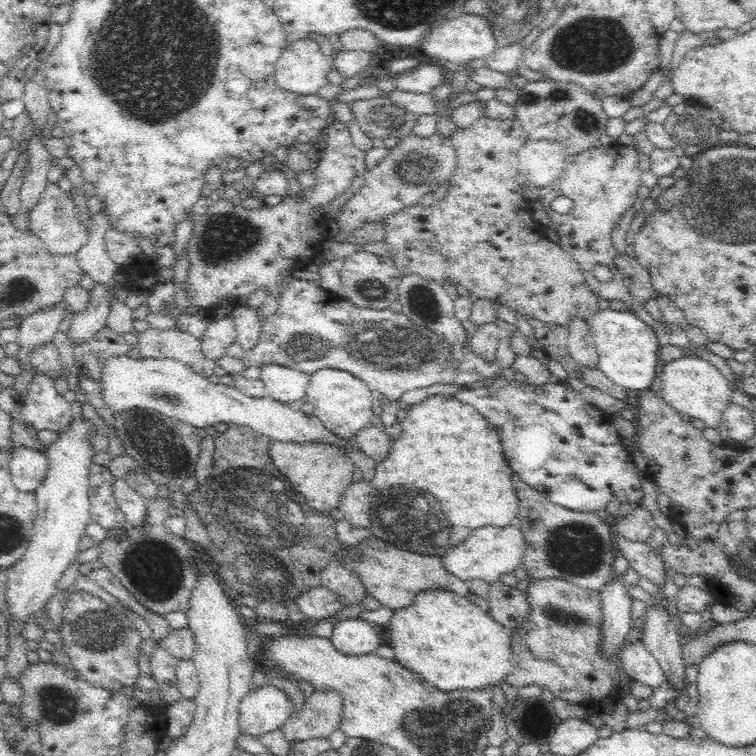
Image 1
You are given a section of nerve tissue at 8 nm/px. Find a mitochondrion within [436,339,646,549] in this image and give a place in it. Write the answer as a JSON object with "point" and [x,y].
{"point":[510,415]}

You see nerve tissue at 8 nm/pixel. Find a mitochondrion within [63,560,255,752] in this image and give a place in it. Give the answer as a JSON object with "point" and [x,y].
{"point":[100,632]}

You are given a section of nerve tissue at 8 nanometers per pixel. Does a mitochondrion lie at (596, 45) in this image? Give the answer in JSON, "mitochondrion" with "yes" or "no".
{"mitochondrion":"yes"}

